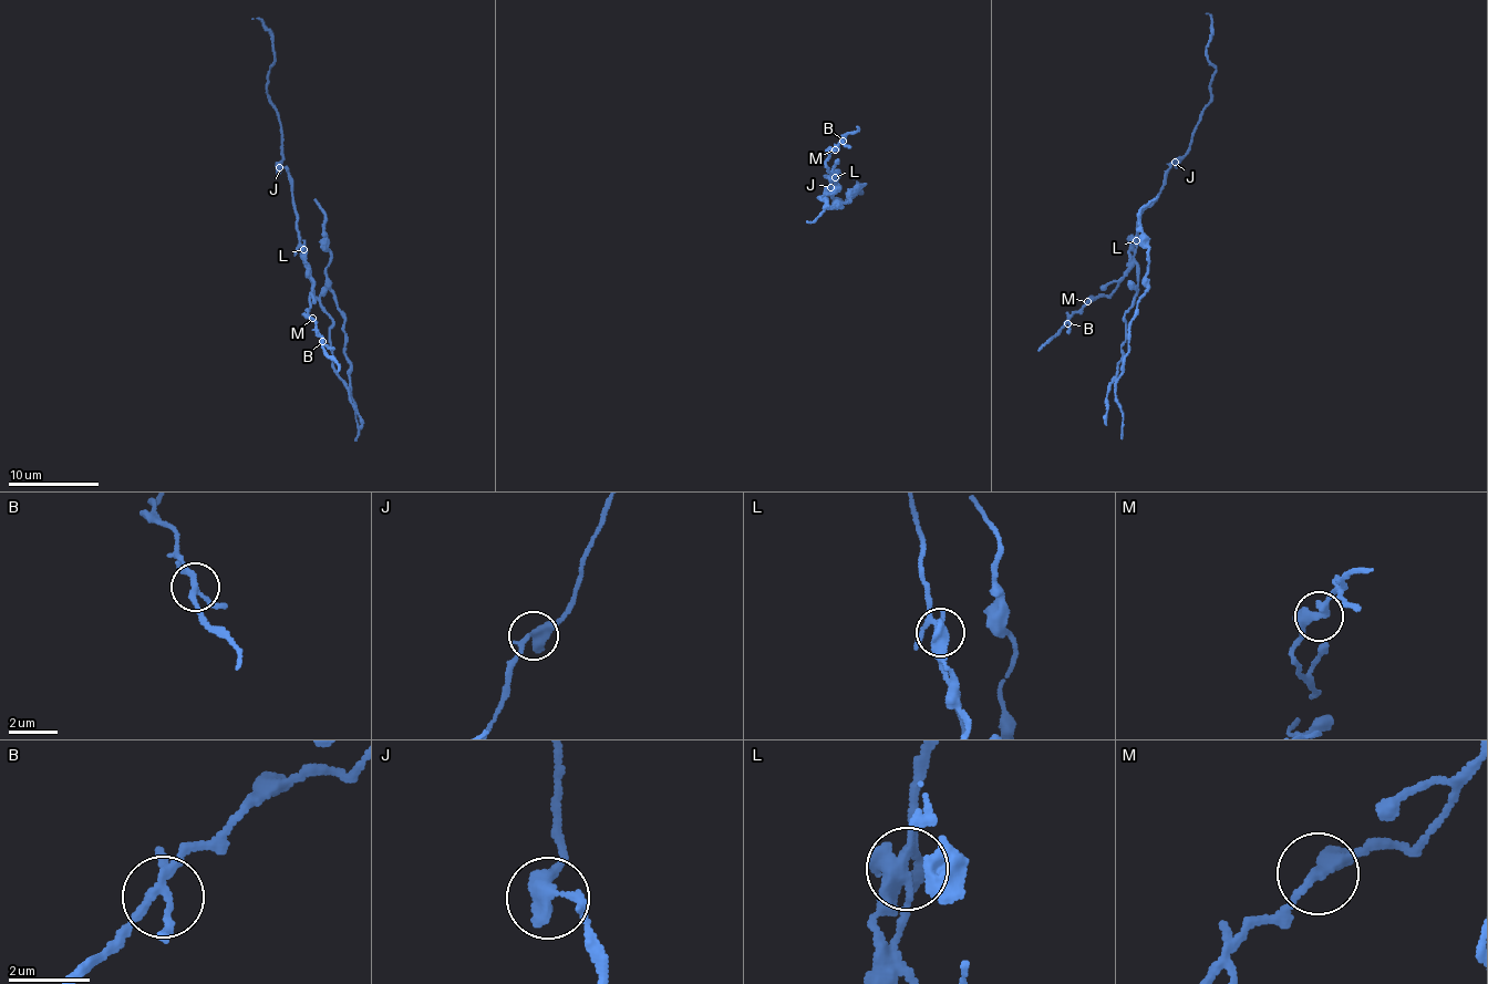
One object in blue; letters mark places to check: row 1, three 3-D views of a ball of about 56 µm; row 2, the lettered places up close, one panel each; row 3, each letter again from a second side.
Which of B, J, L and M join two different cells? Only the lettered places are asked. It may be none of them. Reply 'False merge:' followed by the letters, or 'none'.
False merge: L

